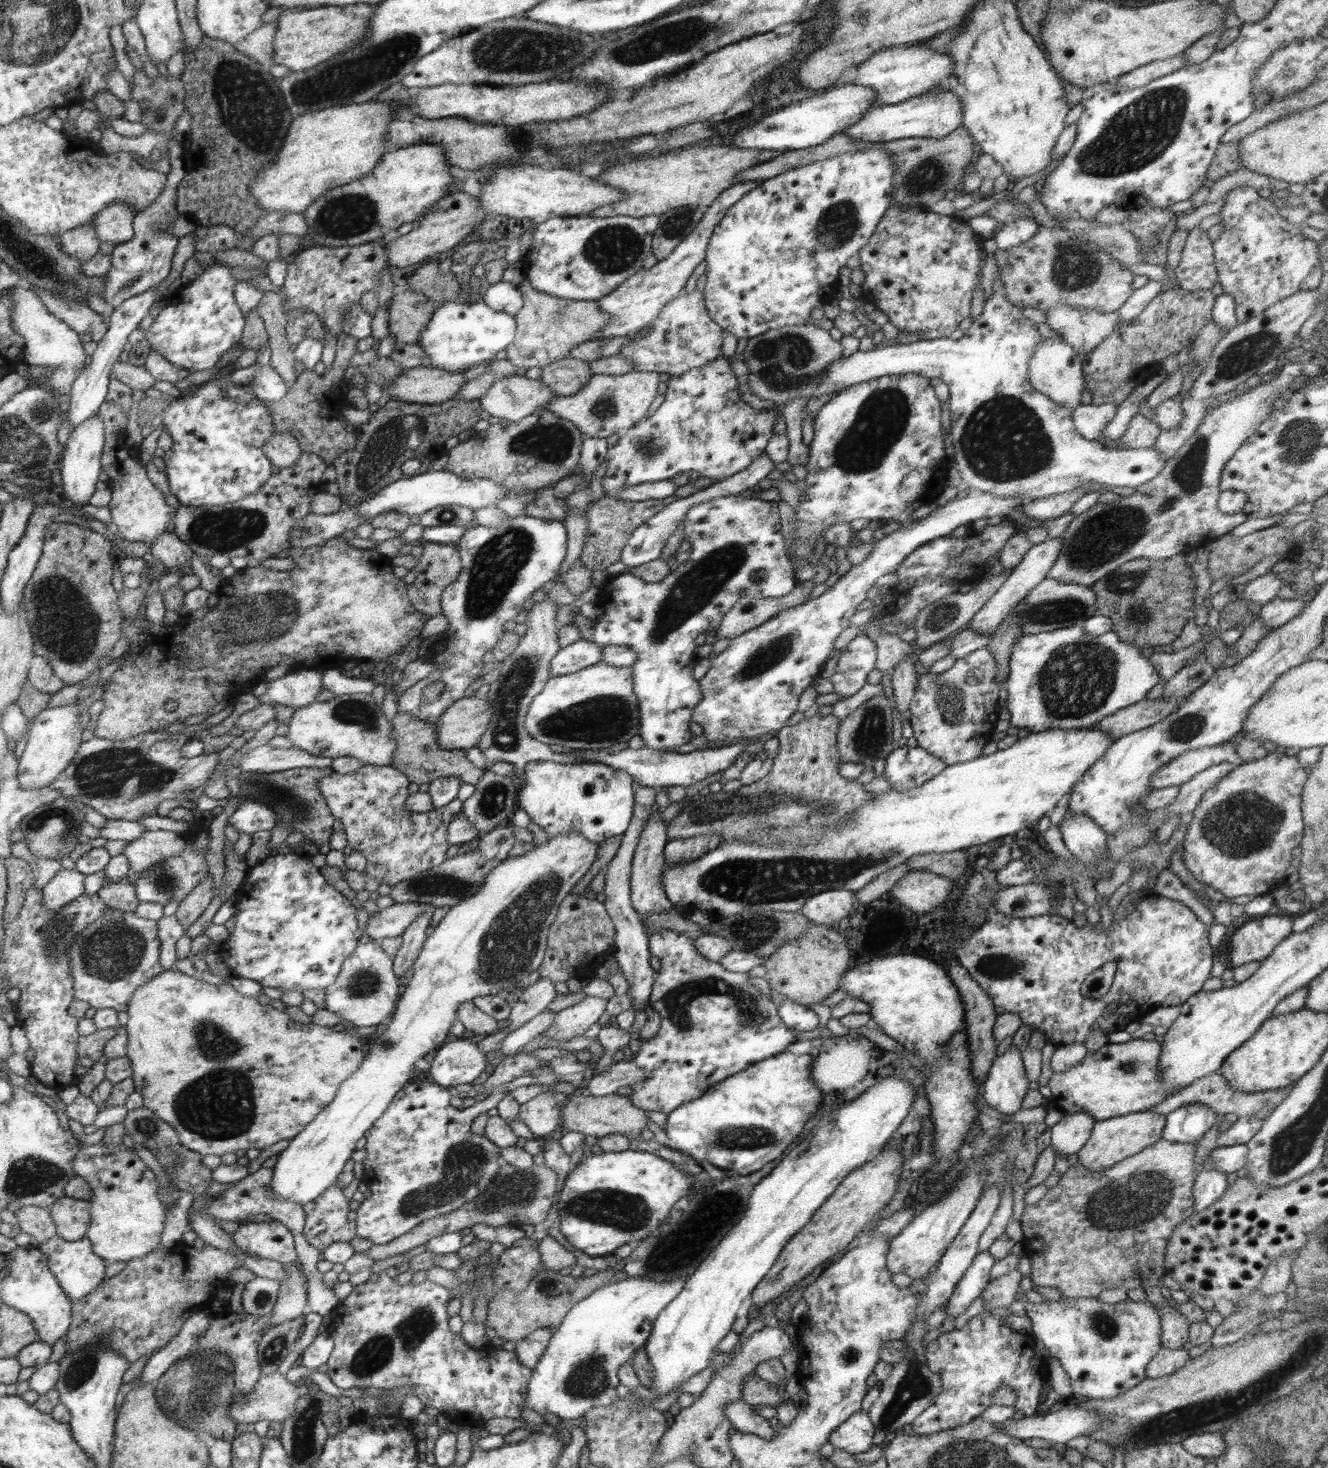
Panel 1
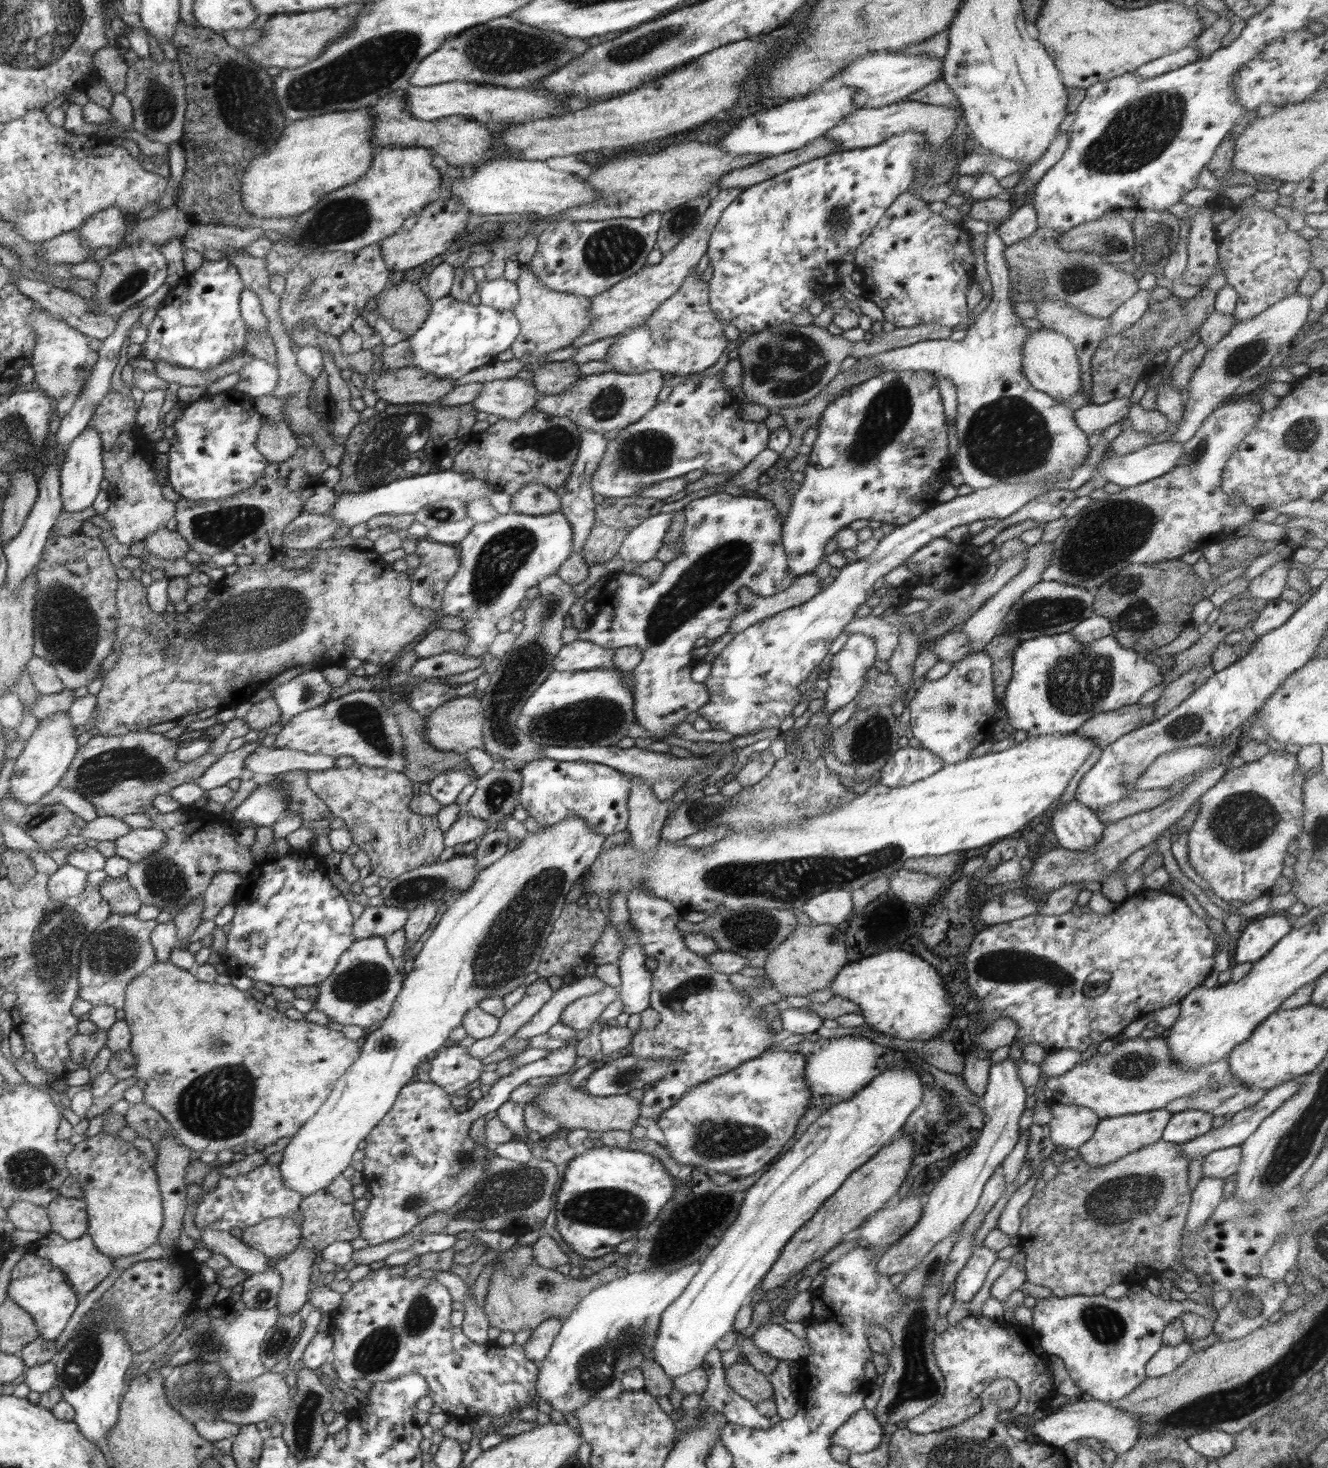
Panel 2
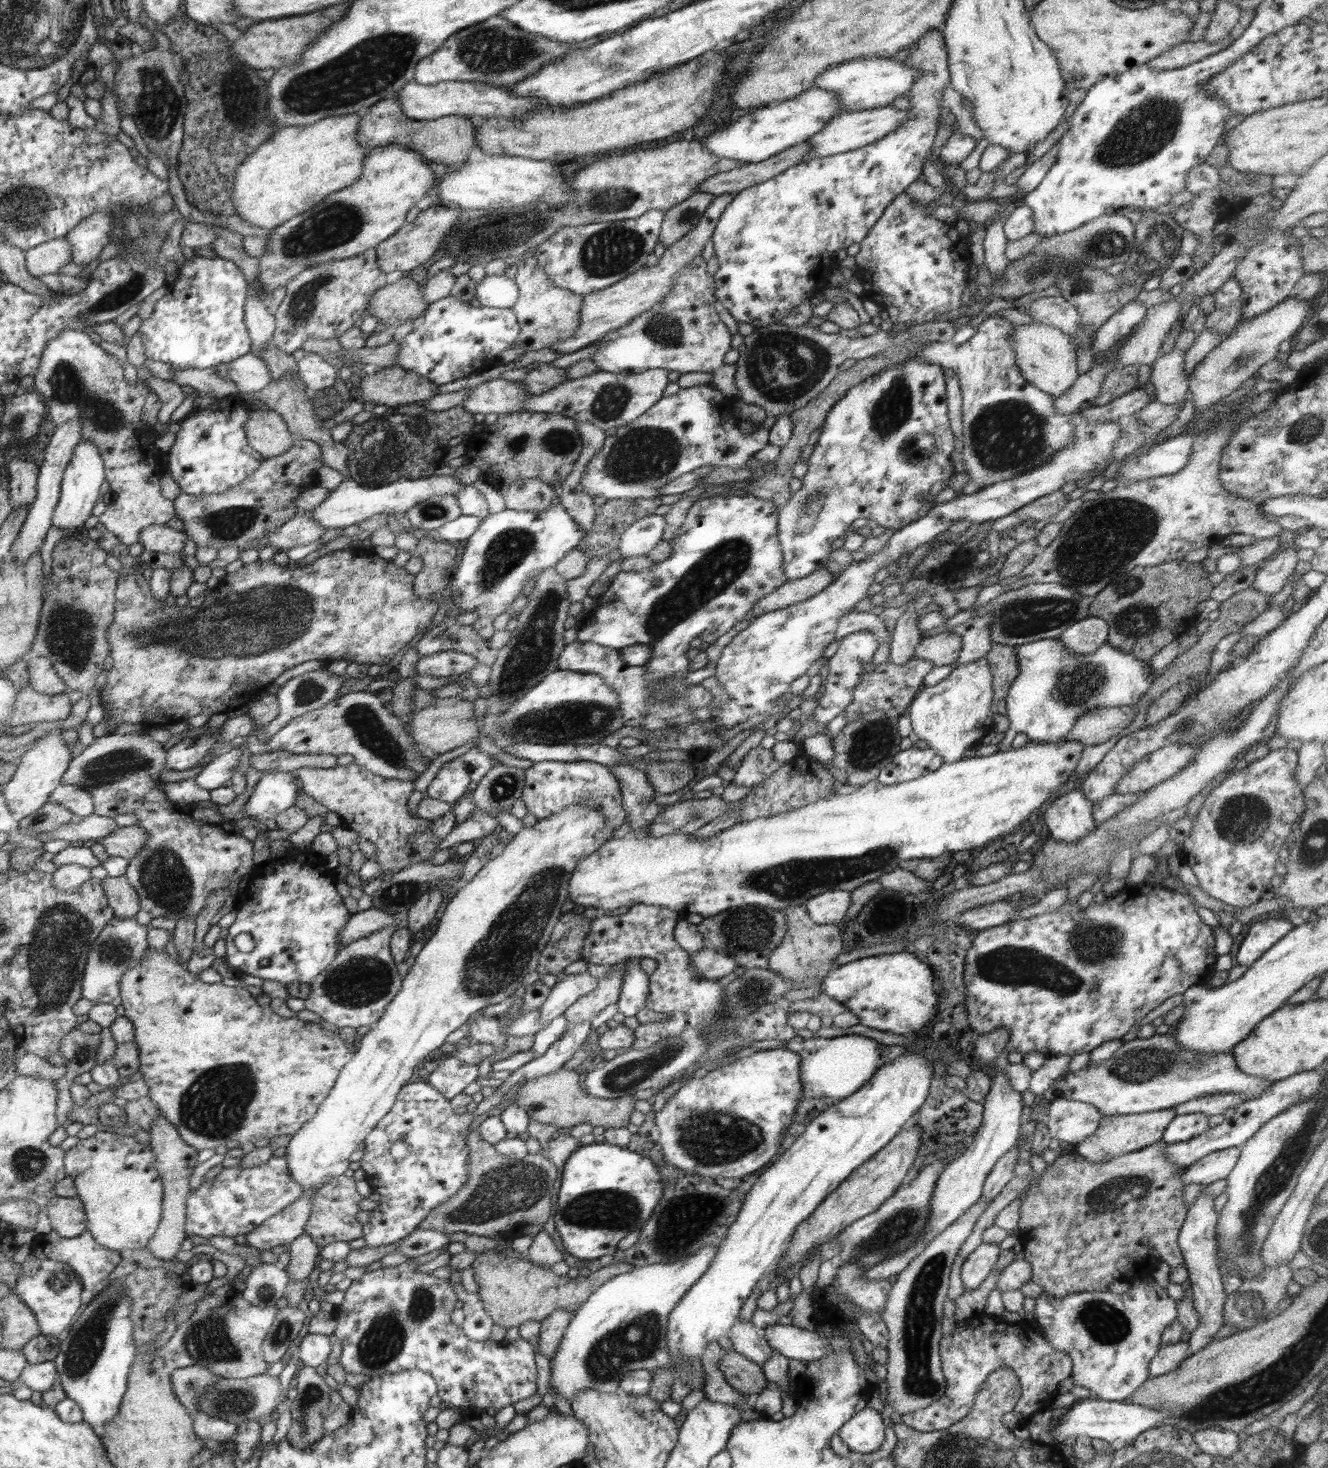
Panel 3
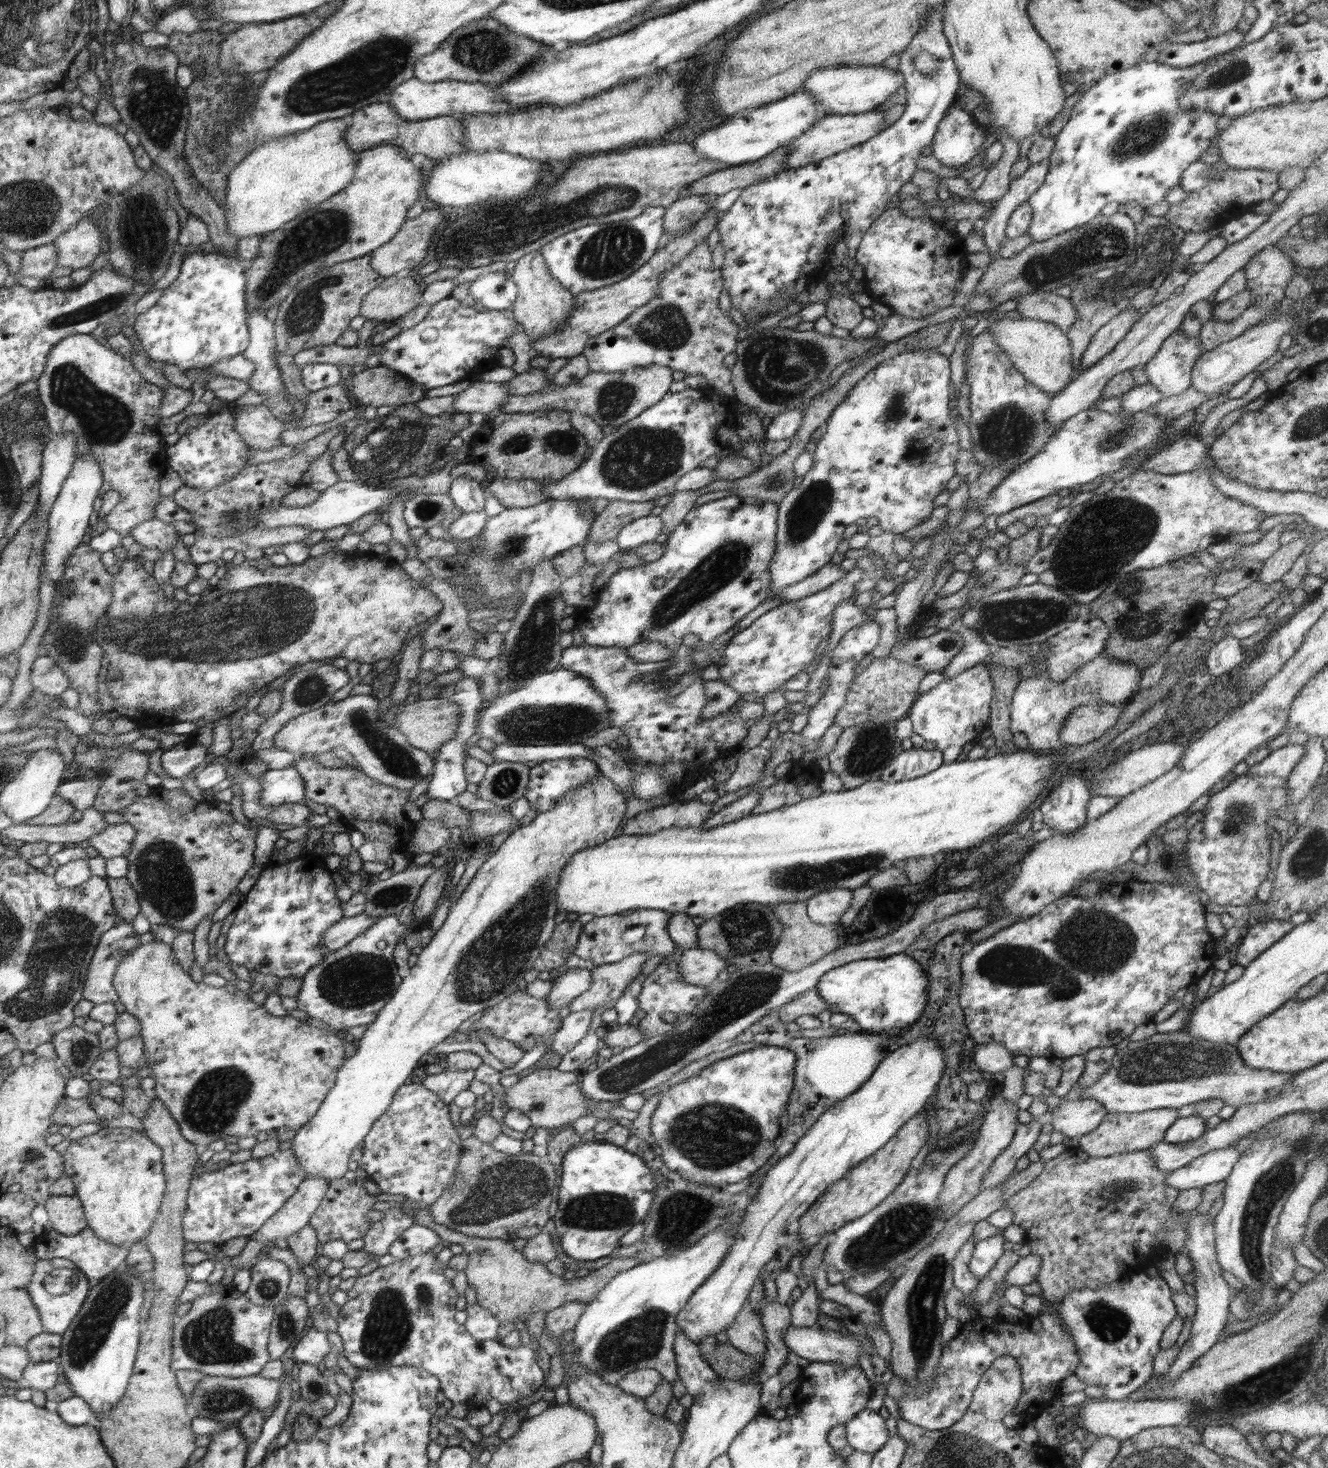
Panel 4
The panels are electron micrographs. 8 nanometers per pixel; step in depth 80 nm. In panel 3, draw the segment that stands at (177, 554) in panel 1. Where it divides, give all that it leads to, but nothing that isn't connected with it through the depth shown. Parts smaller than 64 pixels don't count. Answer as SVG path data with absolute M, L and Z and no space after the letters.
M152 524L141 532L140 544L146 550L161 554L181 554L187 535L164 524Z

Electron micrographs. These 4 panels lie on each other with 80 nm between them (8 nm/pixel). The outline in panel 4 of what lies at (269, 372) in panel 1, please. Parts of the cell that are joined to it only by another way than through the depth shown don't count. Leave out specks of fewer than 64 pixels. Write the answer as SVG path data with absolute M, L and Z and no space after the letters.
M243 354L233 356L233 358L226 358L215 362L210 366L203 366L196 368L201 374L197 381L191 386L193 397L192 404L200 401L201 395L205 392L205 382L212 376L225 376L228 378L235 378L236 380L251 380L251 376L255 373L256 365L248 357Z

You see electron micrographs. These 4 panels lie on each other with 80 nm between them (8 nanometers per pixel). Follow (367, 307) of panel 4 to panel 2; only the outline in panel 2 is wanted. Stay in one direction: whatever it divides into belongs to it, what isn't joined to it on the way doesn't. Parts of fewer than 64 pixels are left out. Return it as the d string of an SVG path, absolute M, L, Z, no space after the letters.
M402 281L398 285L390 285L385 291L382 291L377 296L377 308L379 314L382 314L386 321L391 325L394 330L400 330L408 337L417 334L419 328L426 324L430 312L433 308L430 296L424 296L424 292L420 290L418 282Z

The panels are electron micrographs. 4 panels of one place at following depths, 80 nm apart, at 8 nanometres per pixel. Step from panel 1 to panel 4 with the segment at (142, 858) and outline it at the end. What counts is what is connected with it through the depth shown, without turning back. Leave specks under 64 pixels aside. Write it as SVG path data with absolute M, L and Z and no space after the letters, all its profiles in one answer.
M118 821L86 841L98 850L102 858L112 859L130 855L137 835L137 830L131 824Z

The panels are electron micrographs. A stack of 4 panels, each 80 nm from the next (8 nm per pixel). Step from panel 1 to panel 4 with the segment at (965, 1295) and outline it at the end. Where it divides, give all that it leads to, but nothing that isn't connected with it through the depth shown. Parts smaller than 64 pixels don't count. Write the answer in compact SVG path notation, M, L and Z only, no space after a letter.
M1003 1233L995 1234L992 1238L979 1240L975 1244L972 1258L969 1262L969 1271L977 1278L984 1278L1004 1254Z

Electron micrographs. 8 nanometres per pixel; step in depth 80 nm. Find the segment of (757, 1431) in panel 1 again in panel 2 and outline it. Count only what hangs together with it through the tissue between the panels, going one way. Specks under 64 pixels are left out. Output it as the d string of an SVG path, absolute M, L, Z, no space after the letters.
M716 1347L706 1355L702 1367L708 1373L708 1386L702 1394L702 1405L722 1413L728 1423L744 1428L768 1431L773 1426L771 1418L759 1414L756 1405L736 1394L727 1383L725 1368L720 1362L720 1351Z

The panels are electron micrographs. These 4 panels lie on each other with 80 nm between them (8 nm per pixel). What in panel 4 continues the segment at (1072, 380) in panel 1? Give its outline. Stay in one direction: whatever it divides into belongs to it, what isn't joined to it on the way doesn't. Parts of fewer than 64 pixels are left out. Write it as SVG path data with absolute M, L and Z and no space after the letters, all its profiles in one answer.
M1001 319L987 328L1026 380L1051 395L1059 393L1076 375L1067 333L1052 323L1028 319Z

